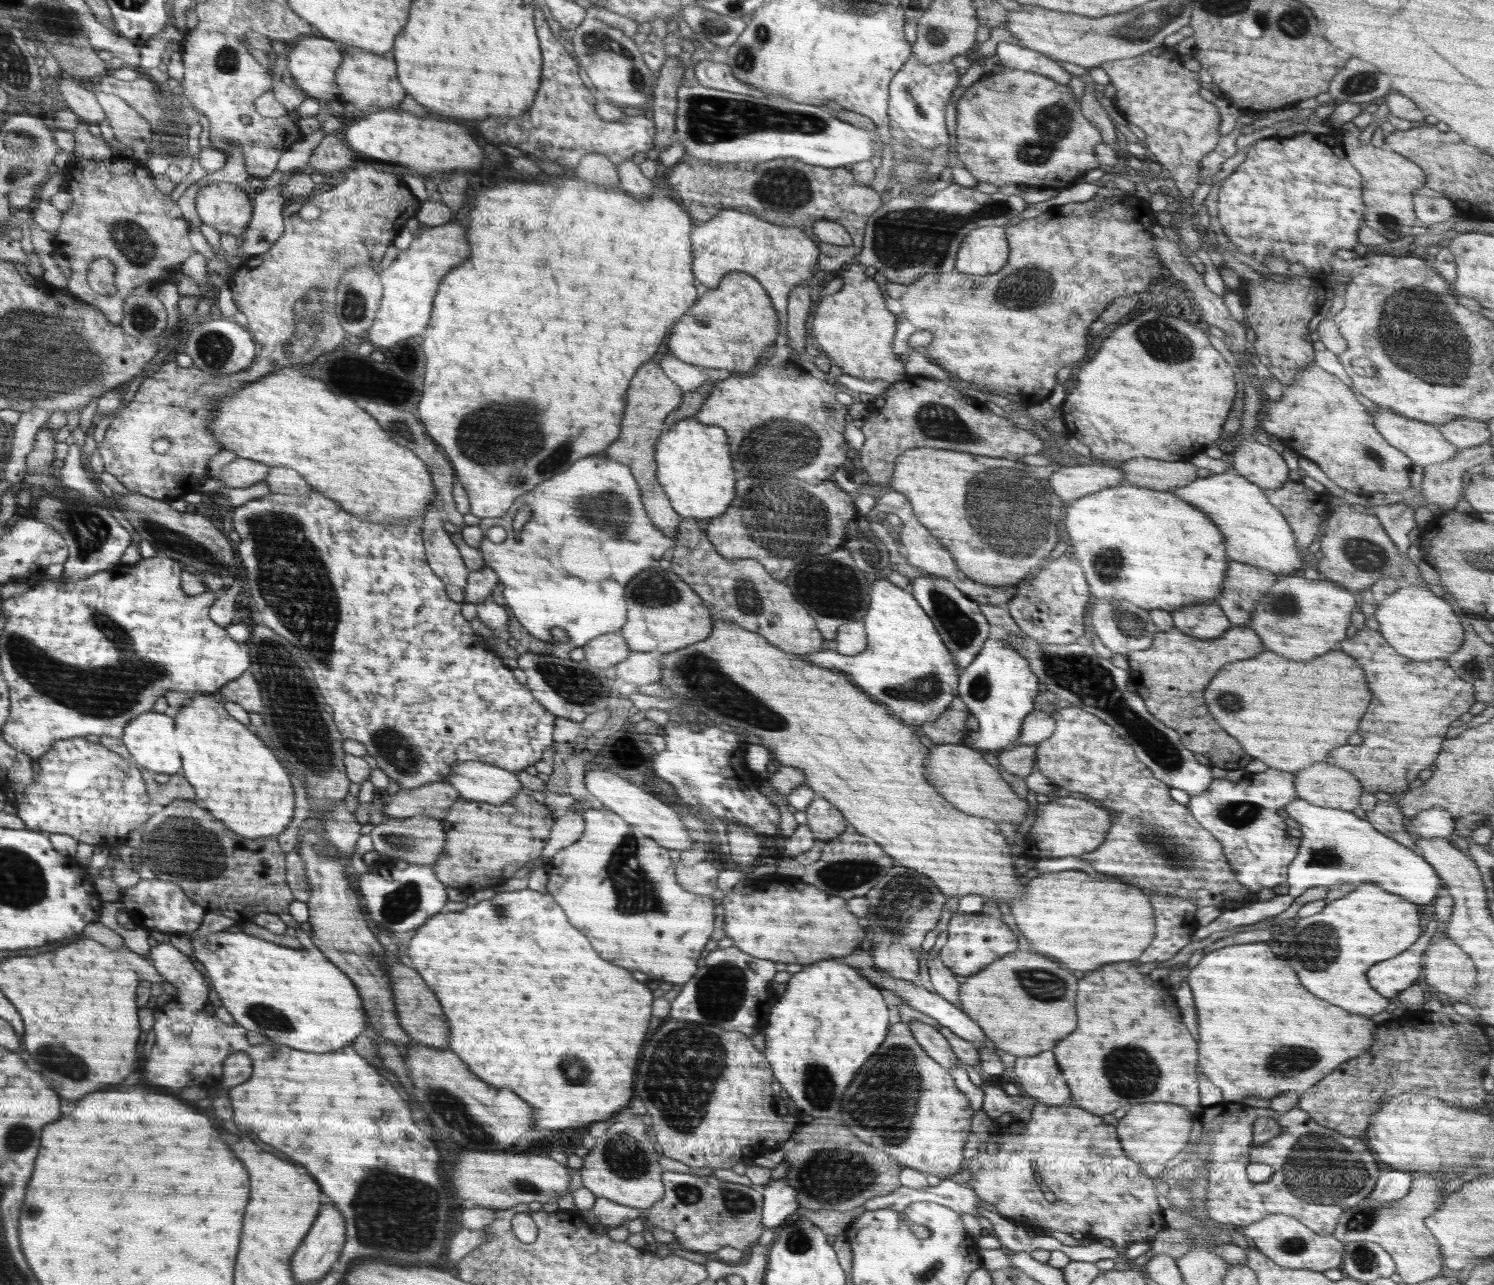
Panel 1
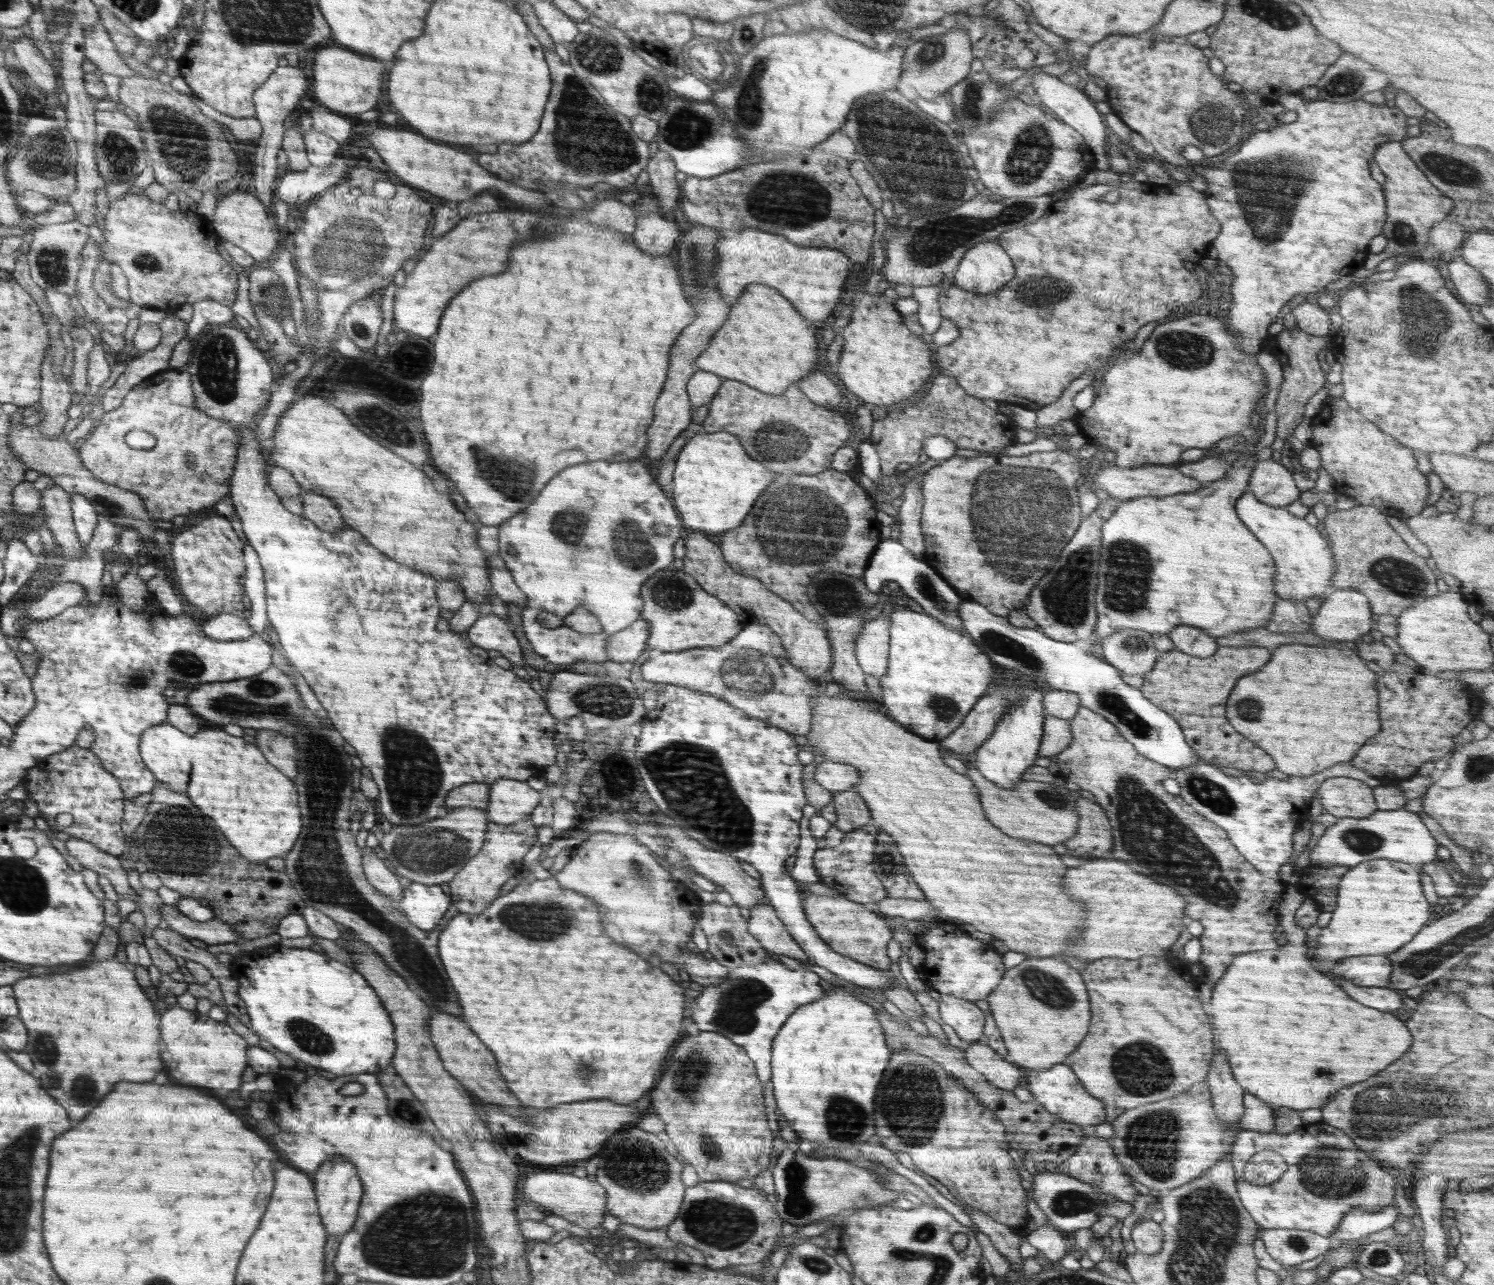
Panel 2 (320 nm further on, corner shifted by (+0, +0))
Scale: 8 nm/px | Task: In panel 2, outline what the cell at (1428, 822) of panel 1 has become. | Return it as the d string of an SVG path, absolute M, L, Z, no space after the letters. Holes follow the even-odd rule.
M1404 808L1376 811L1366 818L1338 818L1334 825L1327 827L1312 849L1310 866L1327 867L1340 864L1356 866L1362 862L1382 860L1382 858L1420 866L1438 860L1436 856L1438 845L1426 825L1422 823L1419 813Z

